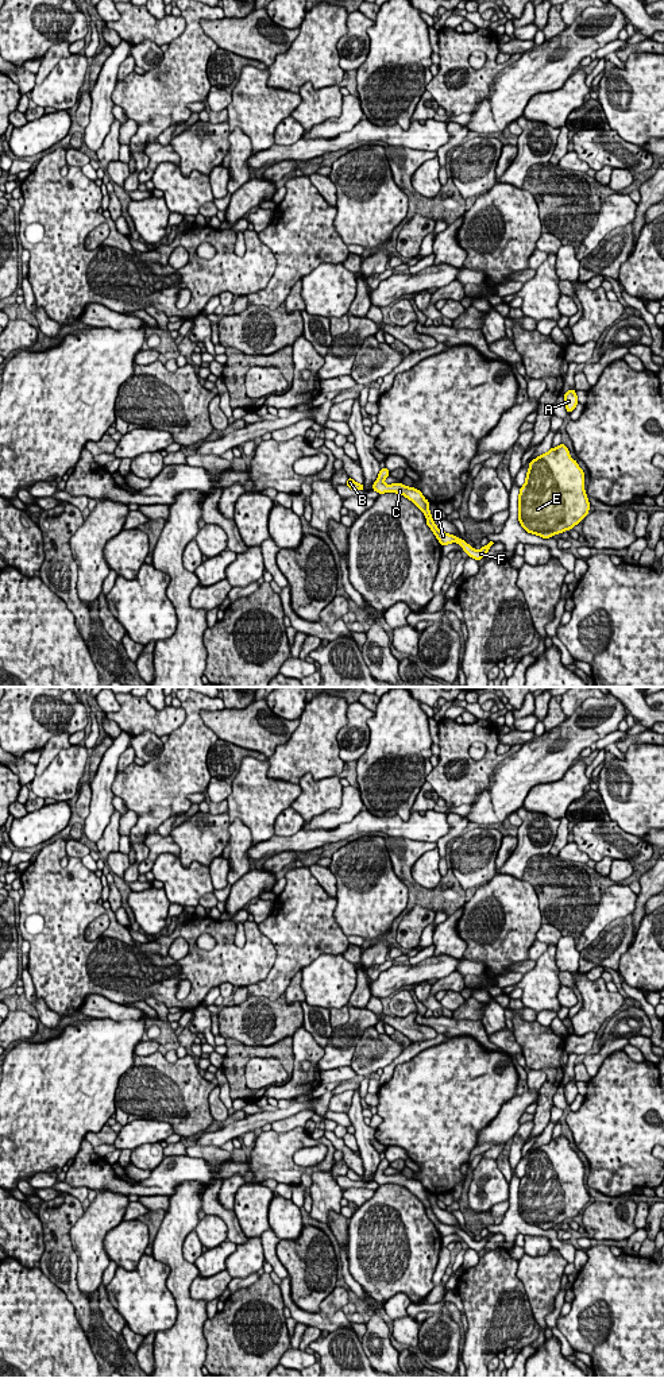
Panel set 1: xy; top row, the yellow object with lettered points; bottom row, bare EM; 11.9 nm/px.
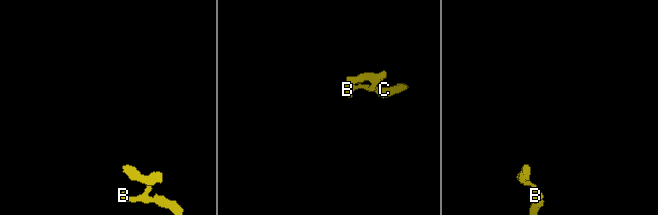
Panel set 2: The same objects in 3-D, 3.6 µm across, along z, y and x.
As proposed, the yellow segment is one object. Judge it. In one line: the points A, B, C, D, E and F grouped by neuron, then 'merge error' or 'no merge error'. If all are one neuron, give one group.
A B C D E F | no merge error

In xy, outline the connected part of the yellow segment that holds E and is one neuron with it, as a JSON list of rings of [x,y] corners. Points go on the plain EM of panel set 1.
[[[563,1134],[530,1151],[518,1186],[518,1212],[528,1224],[549,1230],[572,1220],[588,1201],[584,1163]]]

